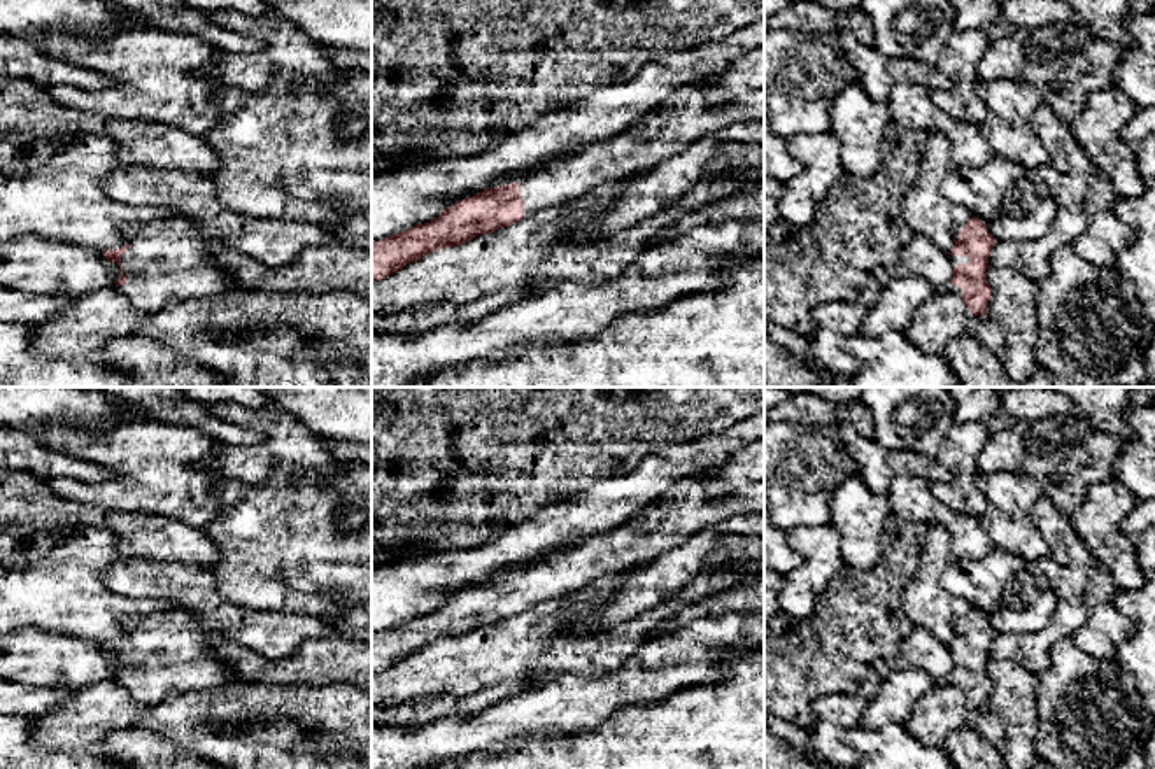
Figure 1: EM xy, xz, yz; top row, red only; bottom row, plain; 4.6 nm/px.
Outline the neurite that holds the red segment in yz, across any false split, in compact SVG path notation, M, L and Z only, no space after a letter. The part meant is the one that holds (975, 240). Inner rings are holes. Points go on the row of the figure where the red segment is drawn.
M978 217L957 226L953 236L957 240L948 252L953 277L943 293L960 296L967 314L985 315L992 298L992 287L987 280L988 258L997 240Z

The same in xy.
M182 215L130 224L126 243L103 250L123 268L116 289L144 314L154 314L174 300L230 296L240 287L216 263L217 240L205 238L200 226Z

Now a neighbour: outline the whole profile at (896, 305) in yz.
M897 277L878 294L868 308L861 335L880 338L889 331L904 331L915 319L917 308L934 296L934 287L922 277Z

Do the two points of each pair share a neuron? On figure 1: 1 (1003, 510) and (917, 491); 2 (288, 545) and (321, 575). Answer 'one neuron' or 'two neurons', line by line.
1: two neurons
2: two neurons

